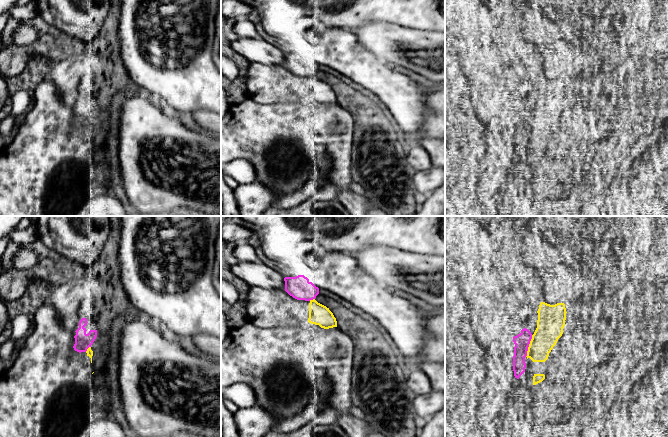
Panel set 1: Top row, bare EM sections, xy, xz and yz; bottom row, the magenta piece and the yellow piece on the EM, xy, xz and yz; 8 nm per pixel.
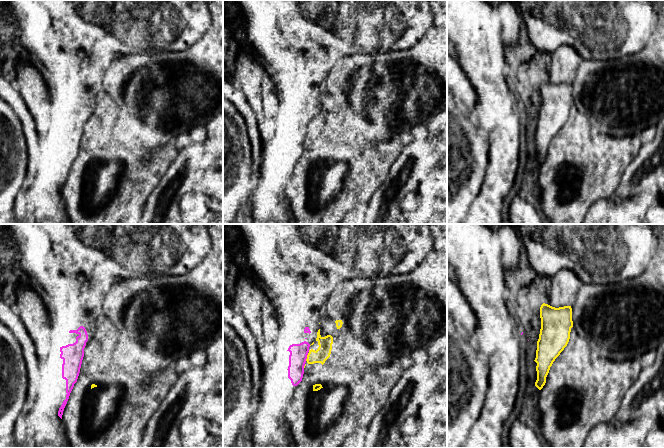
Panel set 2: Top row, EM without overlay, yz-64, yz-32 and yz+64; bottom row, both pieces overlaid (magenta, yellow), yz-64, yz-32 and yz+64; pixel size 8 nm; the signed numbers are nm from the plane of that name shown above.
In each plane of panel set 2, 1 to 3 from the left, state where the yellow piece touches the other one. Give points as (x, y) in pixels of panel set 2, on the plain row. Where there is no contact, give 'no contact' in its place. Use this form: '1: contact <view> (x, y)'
1: no contact
2: contact yz-32 (306, 133)
3: no contact

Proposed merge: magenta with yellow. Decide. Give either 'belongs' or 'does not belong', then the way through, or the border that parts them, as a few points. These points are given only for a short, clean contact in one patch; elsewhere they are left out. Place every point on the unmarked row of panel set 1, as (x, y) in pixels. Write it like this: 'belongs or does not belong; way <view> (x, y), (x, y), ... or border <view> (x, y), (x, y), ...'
belongs

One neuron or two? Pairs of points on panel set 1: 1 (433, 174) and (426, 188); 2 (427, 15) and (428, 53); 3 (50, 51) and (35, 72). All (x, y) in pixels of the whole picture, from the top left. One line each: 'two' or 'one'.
1: one
2: two
3: one

